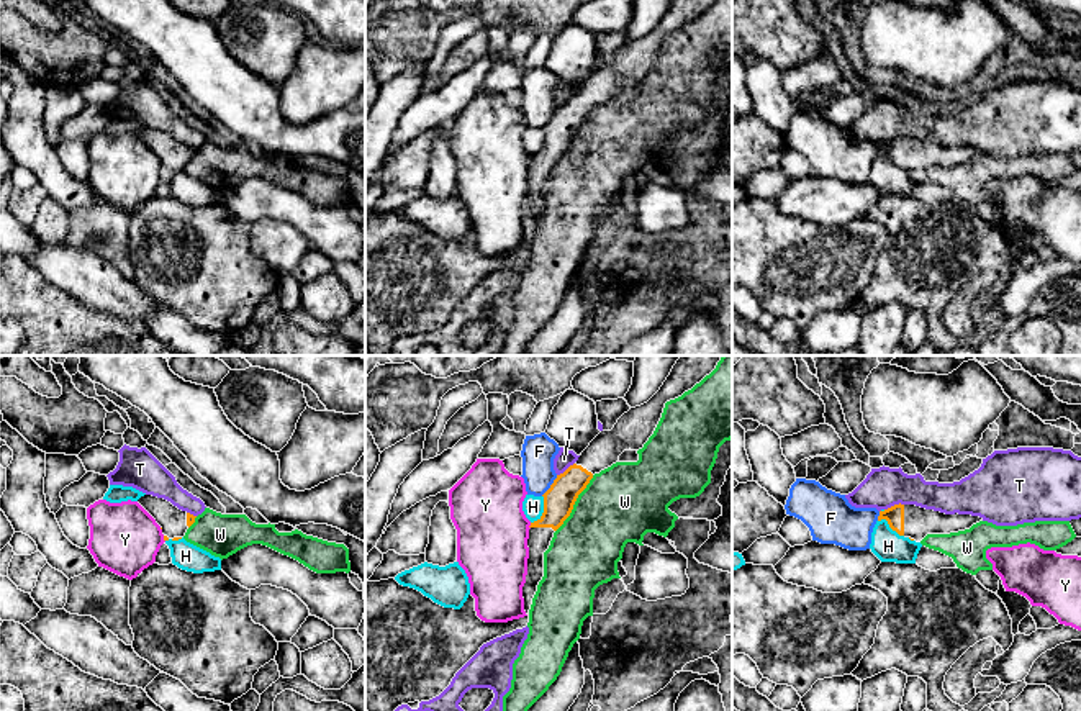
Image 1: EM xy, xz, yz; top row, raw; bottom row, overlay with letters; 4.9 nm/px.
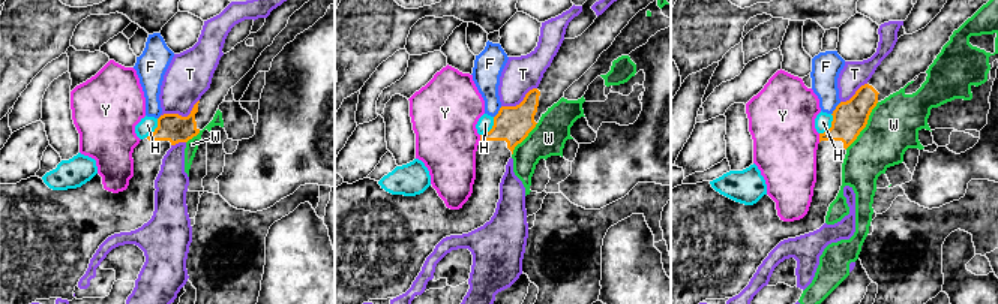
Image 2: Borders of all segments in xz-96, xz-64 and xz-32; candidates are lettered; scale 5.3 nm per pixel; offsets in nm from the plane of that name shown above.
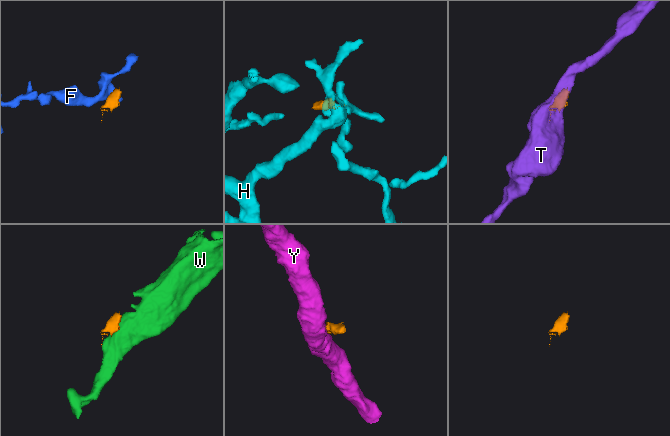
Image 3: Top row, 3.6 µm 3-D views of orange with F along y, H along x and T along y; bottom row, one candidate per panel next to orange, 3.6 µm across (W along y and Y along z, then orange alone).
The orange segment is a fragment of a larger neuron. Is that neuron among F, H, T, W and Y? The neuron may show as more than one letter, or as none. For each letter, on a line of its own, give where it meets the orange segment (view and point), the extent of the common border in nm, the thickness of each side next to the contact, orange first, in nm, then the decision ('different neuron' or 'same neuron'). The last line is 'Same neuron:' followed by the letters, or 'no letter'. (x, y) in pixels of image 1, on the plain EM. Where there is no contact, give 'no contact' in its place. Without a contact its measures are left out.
F: xz (551, 118) | 130 nm | 150/160 nm | different neuron
H: xz (544, 143) | 160 nm | 150/110 nm | different neuron
T: yz (895, 138) | 100 nm | 90/200 nm | different neuron
W: xz (574, 136) | 340 nm | 150/380 nm | different neuron
Y: xz (529, 159) | 30 nm | 150/360 nm | different neuron
Same neuron: no letter

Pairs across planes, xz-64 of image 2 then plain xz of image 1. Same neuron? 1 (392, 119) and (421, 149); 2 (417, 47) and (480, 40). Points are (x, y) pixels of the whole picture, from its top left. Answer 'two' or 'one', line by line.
1: two
2: one

